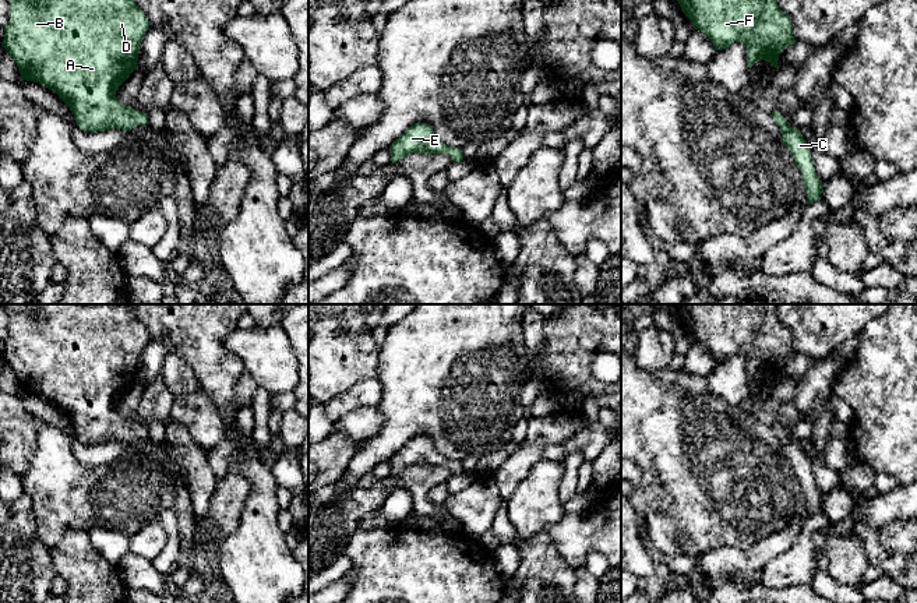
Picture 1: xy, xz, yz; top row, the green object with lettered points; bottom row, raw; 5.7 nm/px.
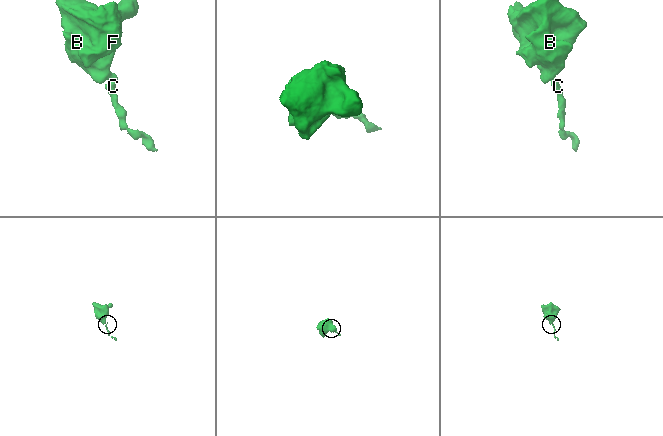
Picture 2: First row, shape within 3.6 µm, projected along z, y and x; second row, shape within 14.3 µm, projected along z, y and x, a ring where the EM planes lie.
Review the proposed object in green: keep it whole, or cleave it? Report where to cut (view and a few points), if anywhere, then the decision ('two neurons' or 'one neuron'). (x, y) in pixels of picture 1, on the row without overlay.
cut none; one neuron

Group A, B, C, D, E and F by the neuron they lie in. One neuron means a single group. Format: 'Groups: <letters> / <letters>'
Groups: A B C D E F

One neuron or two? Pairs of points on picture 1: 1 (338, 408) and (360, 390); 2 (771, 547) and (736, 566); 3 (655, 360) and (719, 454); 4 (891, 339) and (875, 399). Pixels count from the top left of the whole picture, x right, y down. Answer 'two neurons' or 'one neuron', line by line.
1: one neuron
2: one neuron
3: two neurons
4: one neuron

